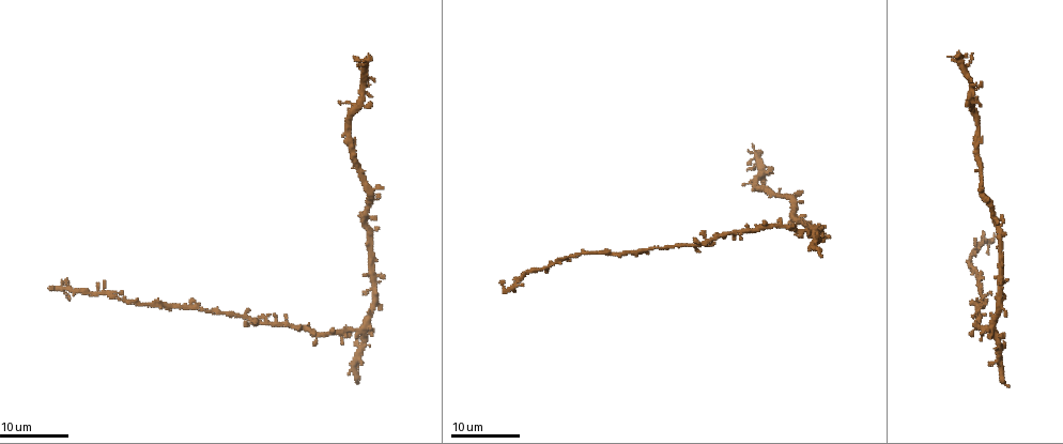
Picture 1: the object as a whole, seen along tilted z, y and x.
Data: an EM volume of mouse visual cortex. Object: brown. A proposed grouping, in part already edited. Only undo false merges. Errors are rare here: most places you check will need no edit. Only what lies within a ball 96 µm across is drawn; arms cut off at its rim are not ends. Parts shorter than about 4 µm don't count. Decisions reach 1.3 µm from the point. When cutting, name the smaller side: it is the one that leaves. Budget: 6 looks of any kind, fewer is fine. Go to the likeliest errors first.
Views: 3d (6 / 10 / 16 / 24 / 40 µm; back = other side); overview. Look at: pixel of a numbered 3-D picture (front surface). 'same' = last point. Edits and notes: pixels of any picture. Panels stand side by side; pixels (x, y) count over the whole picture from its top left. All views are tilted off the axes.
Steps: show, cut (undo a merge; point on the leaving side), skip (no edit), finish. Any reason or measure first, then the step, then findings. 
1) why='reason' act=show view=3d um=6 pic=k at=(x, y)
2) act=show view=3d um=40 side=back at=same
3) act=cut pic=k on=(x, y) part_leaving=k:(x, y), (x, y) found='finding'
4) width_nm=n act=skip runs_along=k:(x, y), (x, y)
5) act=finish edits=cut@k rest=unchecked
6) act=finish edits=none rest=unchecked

why='calibre changes' act=show view=3d um=16 pic=1 at=(58, 289)

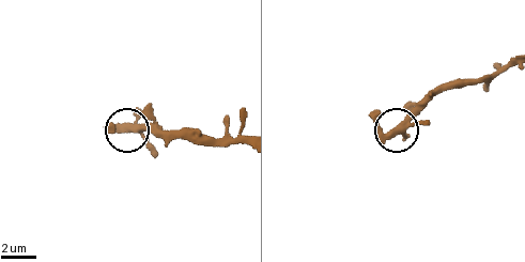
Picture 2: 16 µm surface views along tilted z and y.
act=show view=3d um=6 pic=2 at=(395, 130)

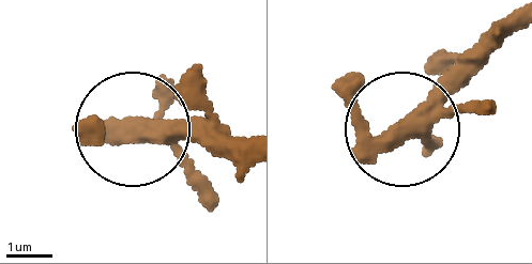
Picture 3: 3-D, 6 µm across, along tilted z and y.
arms=5 act=skip runs_along=3:(237, 156), (134, 134) found='one neuron here'

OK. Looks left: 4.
act=show view=3d um=24 pic=1 at=(345, 330)

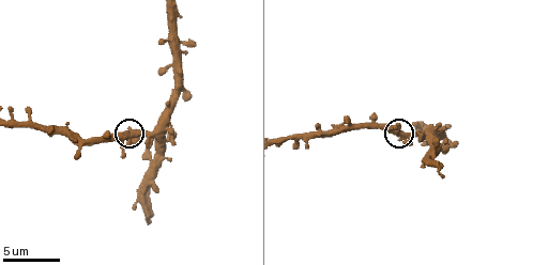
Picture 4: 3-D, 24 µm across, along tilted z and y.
act=show view=3d um=10 pic=4 at=(128, 134)

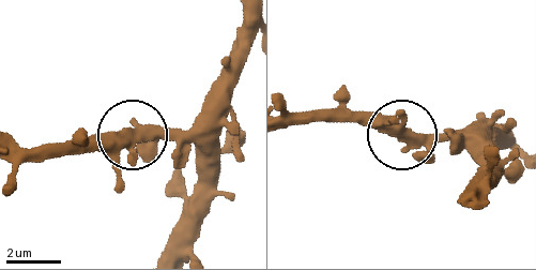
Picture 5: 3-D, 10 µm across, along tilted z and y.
width_nm=440 act=skip runs_along=5:(401, 129), (386, 133), (341, 114) found='all the same neuron'

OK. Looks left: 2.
why='side arm on a straight run' act=show view=3d um=24 pic=1 at=(545, 270)

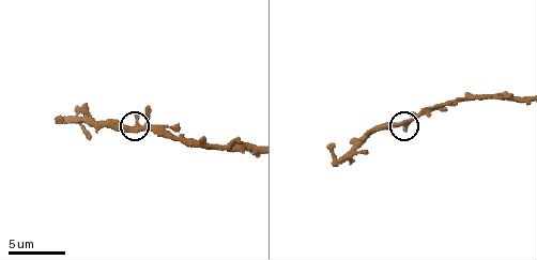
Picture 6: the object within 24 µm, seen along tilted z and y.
act=show view=3d um=10 pic=6 at=(132, 129)

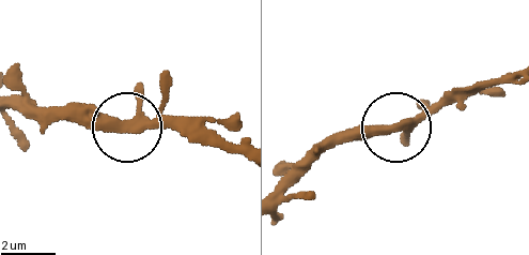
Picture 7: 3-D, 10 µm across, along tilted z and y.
arms=3 act=skip runs_along=7:(508, 76), (459, 90), (388, 129), (328, 136) found='one neuron here'

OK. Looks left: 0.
act=finish edits=none rest=unchecked

